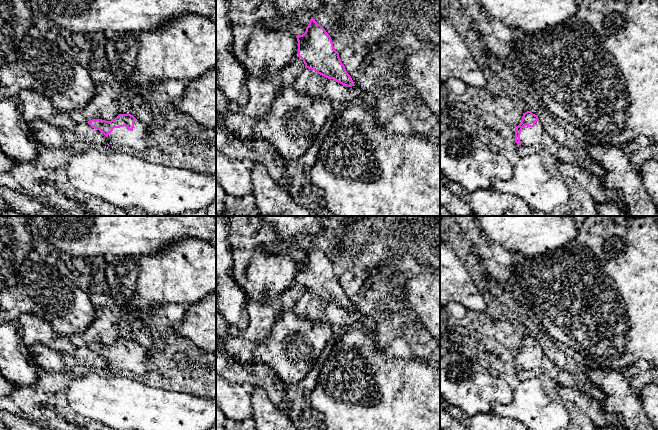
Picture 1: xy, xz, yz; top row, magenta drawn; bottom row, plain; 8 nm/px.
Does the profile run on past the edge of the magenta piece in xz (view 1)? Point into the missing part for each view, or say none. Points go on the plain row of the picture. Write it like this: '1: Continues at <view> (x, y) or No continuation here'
1: No continuation here

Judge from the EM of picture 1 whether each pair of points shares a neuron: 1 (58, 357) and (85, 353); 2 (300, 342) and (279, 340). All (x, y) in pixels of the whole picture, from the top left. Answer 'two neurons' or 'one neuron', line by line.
1: one neuron
2: one neuron

